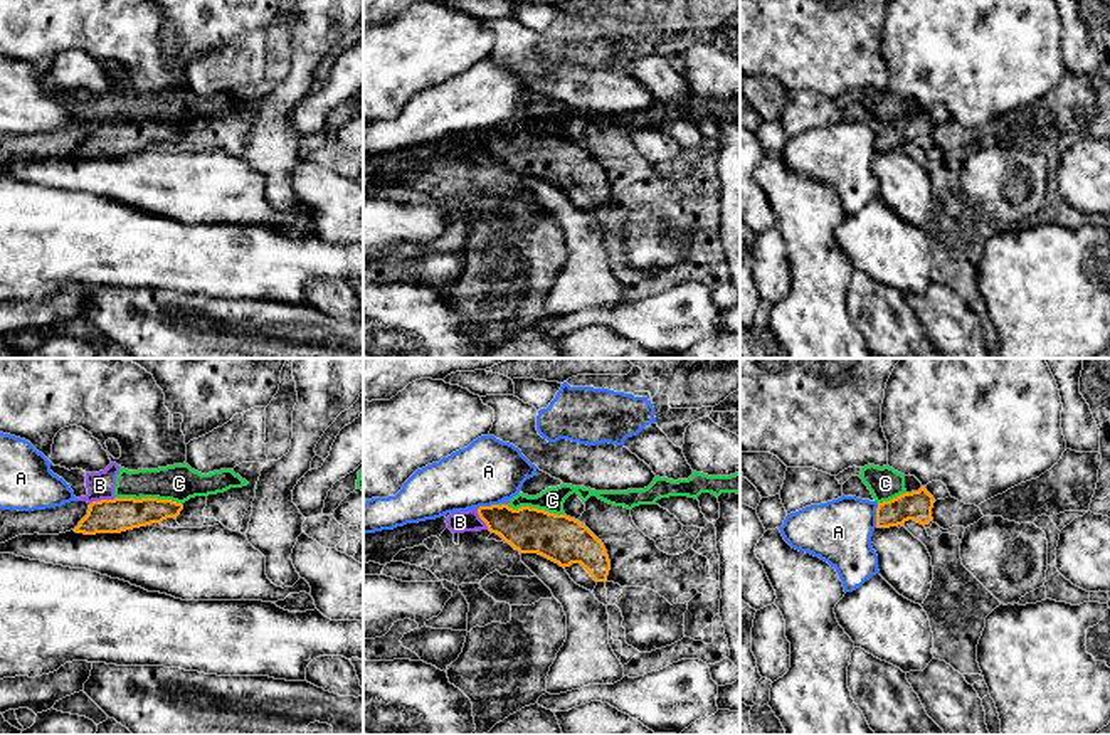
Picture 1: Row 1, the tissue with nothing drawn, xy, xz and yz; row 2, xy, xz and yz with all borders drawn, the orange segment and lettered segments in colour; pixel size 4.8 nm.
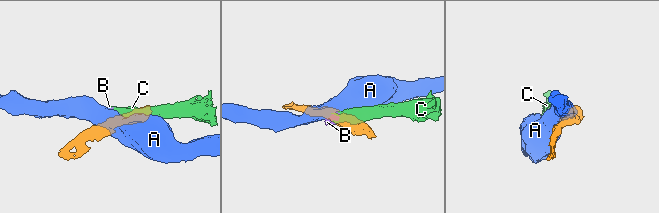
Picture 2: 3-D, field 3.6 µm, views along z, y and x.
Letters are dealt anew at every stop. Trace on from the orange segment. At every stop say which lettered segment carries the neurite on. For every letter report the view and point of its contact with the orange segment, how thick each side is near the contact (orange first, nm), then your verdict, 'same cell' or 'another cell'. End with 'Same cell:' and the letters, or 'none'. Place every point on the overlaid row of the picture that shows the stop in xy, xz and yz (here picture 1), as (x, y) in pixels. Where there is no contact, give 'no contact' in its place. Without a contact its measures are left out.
A: contact yz (877, 515); calibres 140 and 300 nm; another cell
B: contact xy (103, 500); calibres 160 and 130 nm; another cell
C: contact xy (150, 498); calibres 160 and 180 nm; another cell
Same cell: none

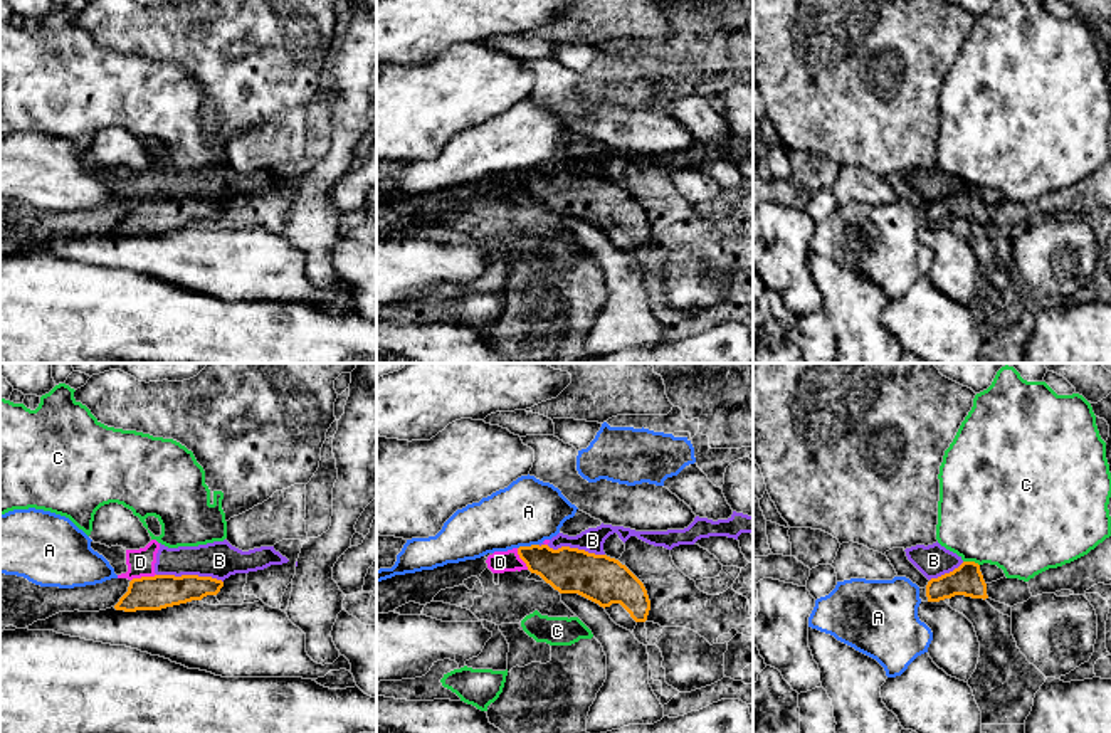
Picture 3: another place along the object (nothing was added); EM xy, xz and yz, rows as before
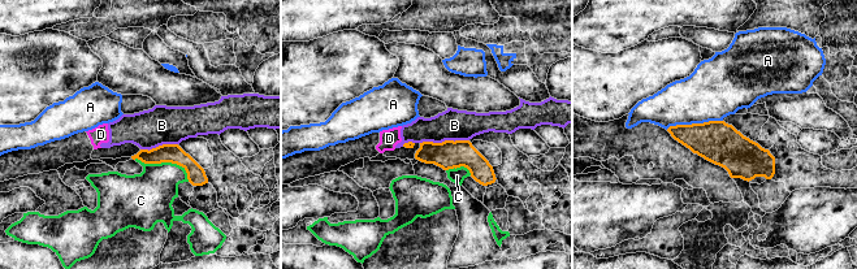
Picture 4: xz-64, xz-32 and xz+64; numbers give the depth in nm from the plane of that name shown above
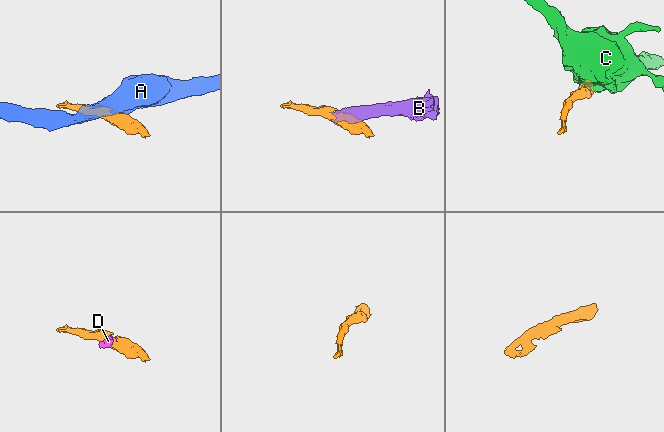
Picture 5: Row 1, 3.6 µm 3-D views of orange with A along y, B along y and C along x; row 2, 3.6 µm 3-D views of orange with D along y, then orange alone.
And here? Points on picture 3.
A: contact xz (528, 547); calibres 220 and 320 nm; another cell
B: contact xy (190, 575); calibres 160 and 180 nm; another cell
C: contact yz (972, 562); calibres 150 and 480 nm; another cell
D: contact xy (143, 577); calibres 160 and 130 nm; another cell
Same cell: none

